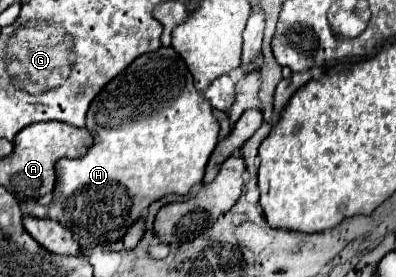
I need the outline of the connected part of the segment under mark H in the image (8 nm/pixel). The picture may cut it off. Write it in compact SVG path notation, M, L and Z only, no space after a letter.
M160 47L158 51L154 53L144 53L140 55L138 59L134 59L120 75L116 75L116 79L112 79L98 95L96 99L92 101L90 109L88 109L88 117L86 117L86 129L92 133L94 137L94 145L88 149L88 153L80 159L60 159L56 163L56 177L60 177L60 183L56 185L56 189L60 189L60 193L56 191L54 193L54 201L52 205L48 207L48 213L46 213L46 219L54 219L54 221L60 221L64 227L68 227L72 233L76 233L78 241L82 245L88 245L88 243L94 243L94 245L110 245L110 243L116 243L120 241L128 229L134 225L134 221L140 219L140 215L160 197L168 195L168 193L178 193L182 191L182 195L186 195L196 183L202 183L204 179L204 169L206 169L206 163L218 143L218 133L220 133L220 123L218 119L212 115L212 105L208 103L208 99L204 99L204 95L194 87L192 83L192 73L188 71L184 59L172 51L172 47Z

